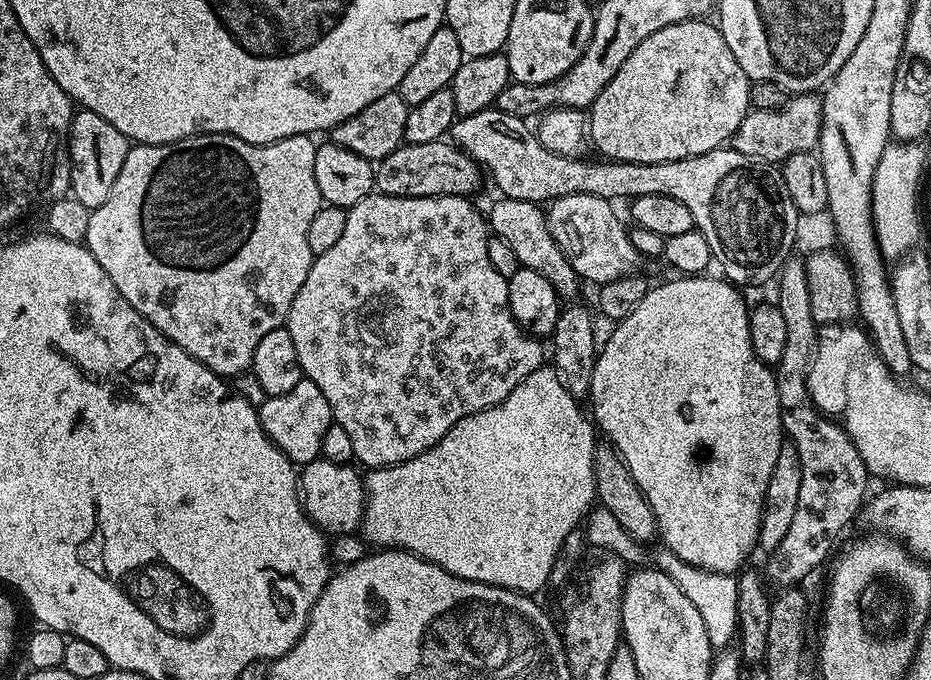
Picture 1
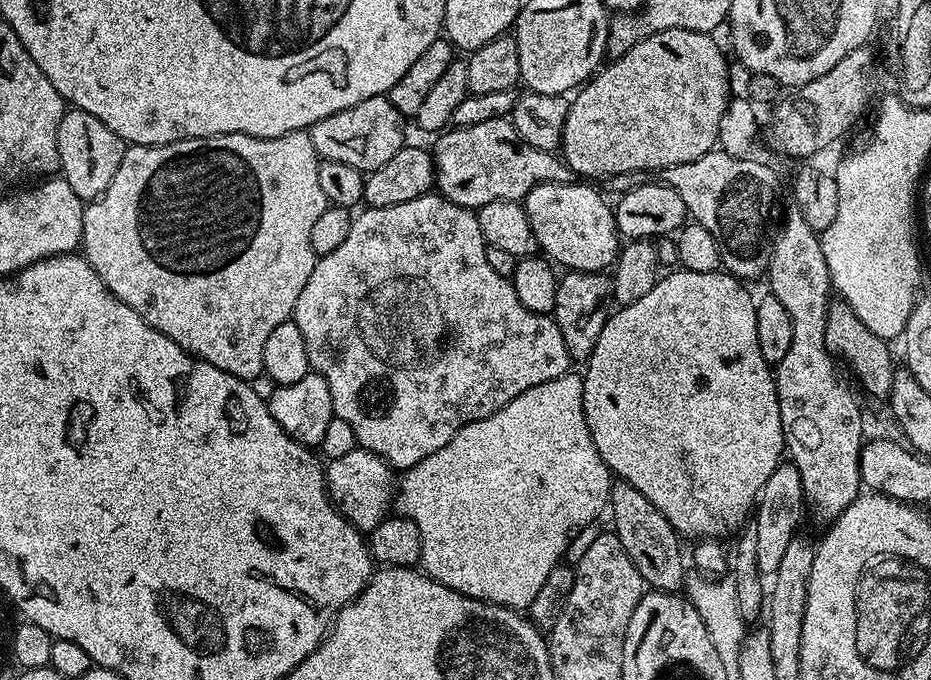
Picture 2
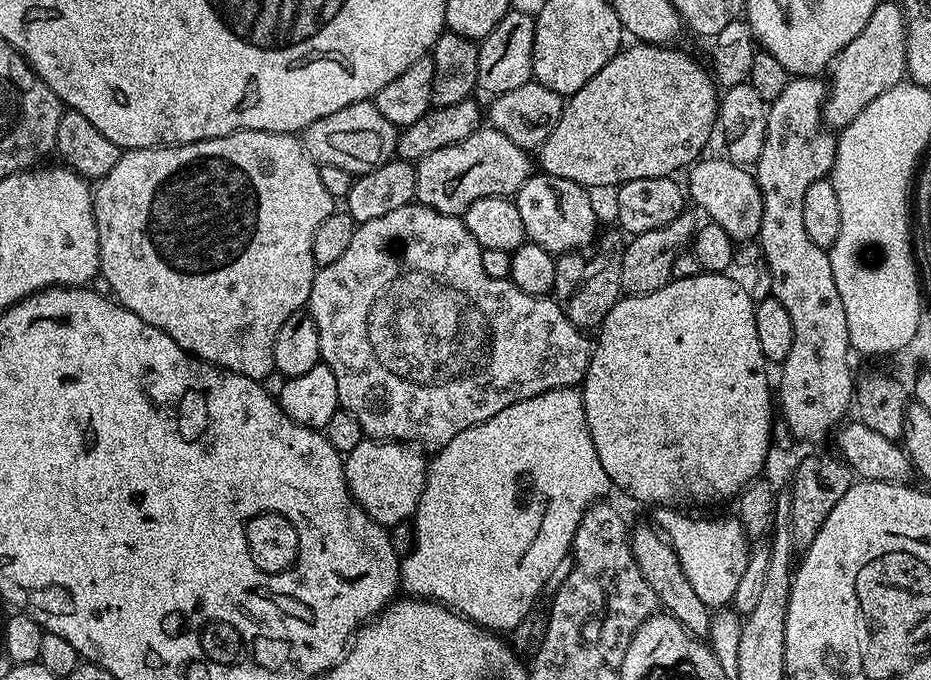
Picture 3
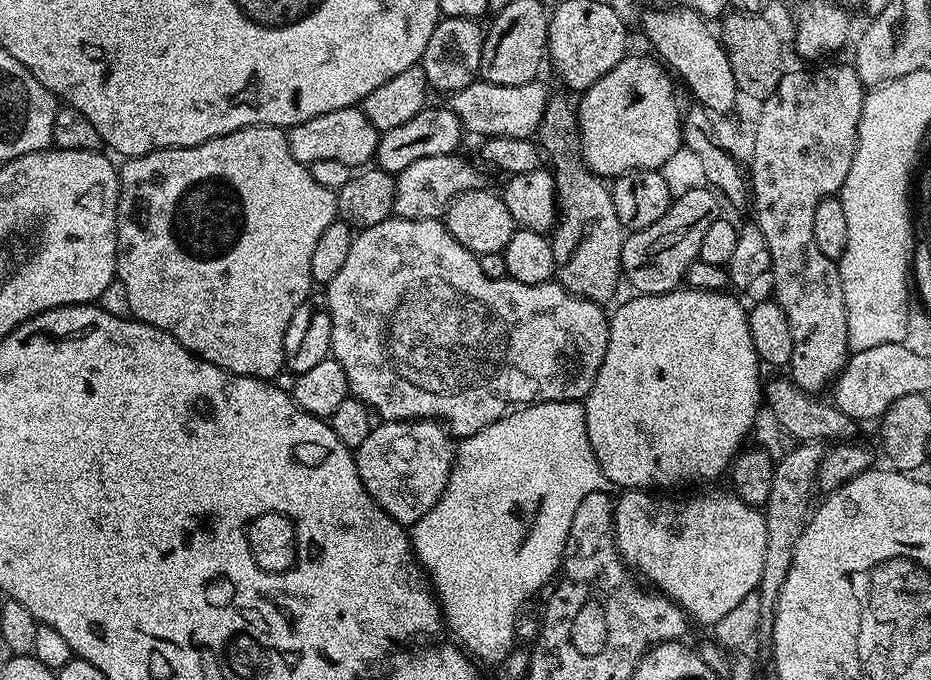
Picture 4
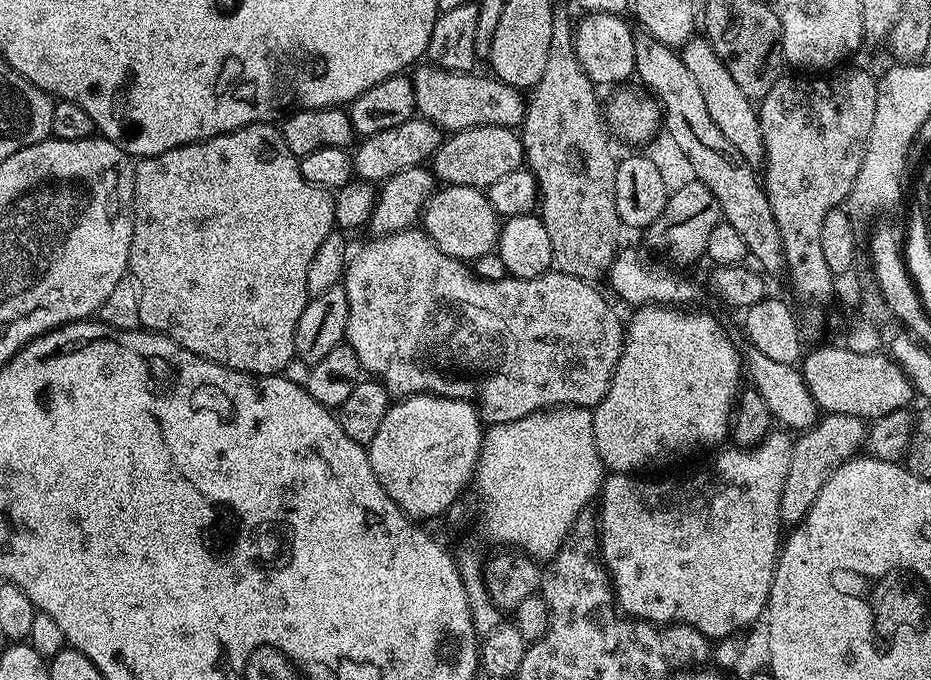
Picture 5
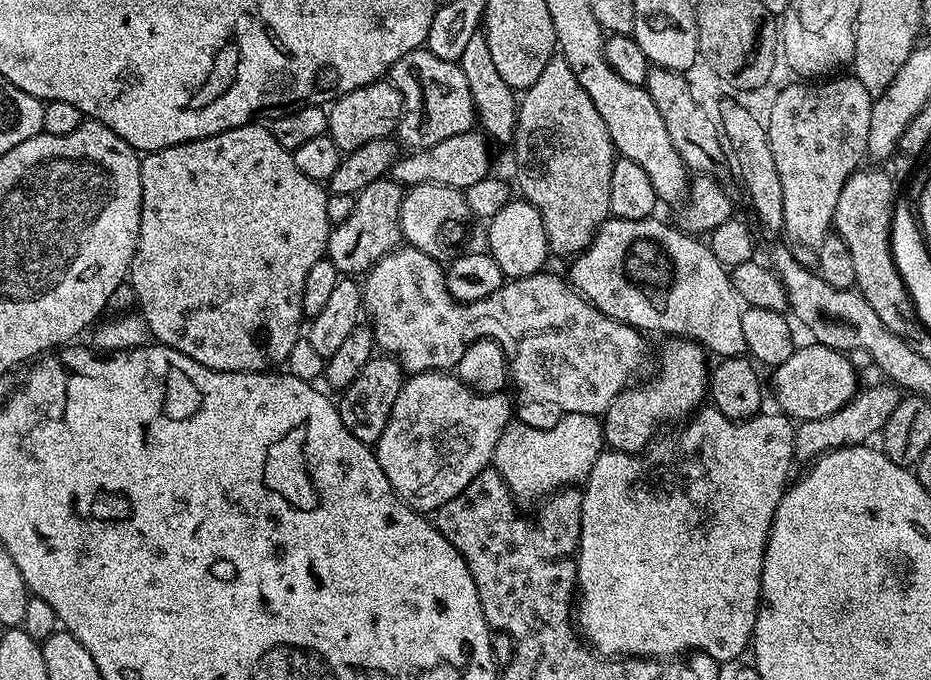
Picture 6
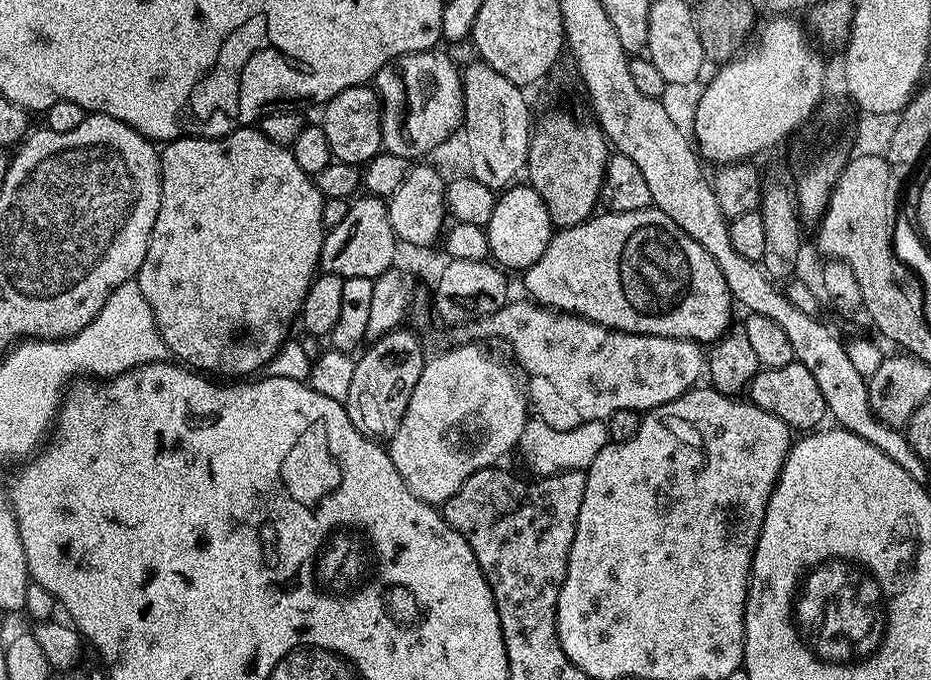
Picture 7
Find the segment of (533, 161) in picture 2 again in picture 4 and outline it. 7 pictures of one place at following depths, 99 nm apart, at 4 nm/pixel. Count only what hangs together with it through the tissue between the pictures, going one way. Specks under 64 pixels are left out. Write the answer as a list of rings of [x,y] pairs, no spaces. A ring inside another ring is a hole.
[[[460,154],[422,158],[406,166],[406,170],[395,173],[396,197],[392,207],[395,215],[407,220],[438,220],[448,211],[448,203],[455,196],[469,192],[471,188],[481,187],[480,172]]]

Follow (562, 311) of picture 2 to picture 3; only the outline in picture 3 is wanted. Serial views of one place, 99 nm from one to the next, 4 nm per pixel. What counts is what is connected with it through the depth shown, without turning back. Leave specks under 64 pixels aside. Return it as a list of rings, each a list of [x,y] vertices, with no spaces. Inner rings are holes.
[[[619,231],[608,232],[599,237],[591,246],[556,256],[554,270],[554,299],[560,309],[582,330],[599,329],[606,314],[622,299],[622,258],[624,244]]]

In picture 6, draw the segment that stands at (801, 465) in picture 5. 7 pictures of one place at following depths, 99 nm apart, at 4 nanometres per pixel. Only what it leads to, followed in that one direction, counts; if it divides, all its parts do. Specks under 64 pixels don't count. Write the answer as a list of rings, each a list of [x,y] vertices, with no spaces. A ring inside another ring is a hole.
[[[880,382],[873,388],[861,387],[852,401],[834,414],[826,414],[826,418],[814,418],[802,420],[795,425],[796,430],[796,454],[795,459],[815,461],[825,456],[827,452],[833,452],[835,448],[853,448],[856,444],[867,445],[871,436],[879,437],[884,431],[886,420],[901,402],[902,392],[891,382]]]

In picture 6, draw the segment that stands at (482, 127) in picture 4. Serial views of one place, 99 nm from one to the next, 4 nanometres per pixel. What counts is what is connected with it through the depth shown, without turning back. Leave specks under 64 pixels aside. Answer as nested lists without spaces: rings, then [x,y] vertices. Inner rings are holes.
[[[427,47],[415,48],[394,62],[390,80],[402,94],[404,103],[398,140],[403,147],[405,144],[405,149],[429,148],[445,138],[454,138],[454,134],[473,131],[477,123],[476,107],[470,96],[470,86],[466,86],[466,74],[462,74],[457,61],[438,58]]]

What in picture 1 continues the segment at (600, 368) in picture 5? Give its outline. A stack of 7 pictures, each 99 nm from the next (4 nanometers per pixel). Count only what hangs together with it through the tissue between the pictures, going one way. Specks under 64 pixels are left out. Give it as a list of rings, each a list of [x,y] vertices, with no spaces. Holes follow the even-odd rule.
[[[373,194],[362,198],[362,202],[358,202],[354,207],[348,209],[346,227],[339,242],[337,242],[331,250],[326,250],[326,254],[322,254],[313,259],[312,265],[310,266],[310,274],[306,274],[306,282],[302,282],[302,290],[298,290],[298,294],[294,294],[294,302],[288,311],[286,327],[290,338],[294,342],[294,351],[298,353],[298,362],[300,363],[300,371],[303,379],[314,382],[314,386],[318,386],[318,390],[322,390],[323,396],[326,397],[326,402],[330,402],[333,421],[338,426],[342,426],[342,430],[346,430],[346,434],[350,434],[350,443],[354,445],[355,463],[357,465],[365,464],[365,469],[389,468],[395,464],[406,462],[426,450],[430,450],[430,446],[437,444],[462,418],[466,418],[470,414],[481,412],[490,406],[494,406],[498,402],[502,402],[508,397],[510,390],[514,390],[514,386],[518,386],[518,382],[530,378],[530,374],[534,374],[534,370],[545,367],[545,345],[543,348],[543,346],[540,345],[543,343],[541,343],[537,337],[531,336],[529,332],[525,332],[524,329],[520,327],[520,324],[514,318],[514,314],[510,310],[507,279],[502,274],[498,274],[498,270],[494,270],[494,266],[490,266],[490,258],[488,257],[488,237],[490,235],[490,229],[485,213],[483,211],[479,212],[479,210],[471,204],[472,202],[473,201],[466,196],[381,196],[379,194]]]

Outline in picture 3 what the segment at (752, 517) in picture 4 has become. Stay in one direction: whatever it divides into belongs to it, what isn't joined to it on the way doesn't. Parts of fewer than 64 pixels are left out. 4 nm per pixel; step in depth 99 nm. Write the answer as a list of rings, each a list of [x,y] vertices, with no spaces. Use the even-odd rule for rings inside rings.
[[[660,506],[655,509],[655,527],[668,537],[678,562],[686,574],[686,582],[694,586],[694,594],[706,602],[709,609],[720,610],[731,605],[735,598],[735,590],[750,555],[750,541],[744,534],[739,519],[707,520],[704,516],[687,516],[687,511],[677,510],[672,506]]]

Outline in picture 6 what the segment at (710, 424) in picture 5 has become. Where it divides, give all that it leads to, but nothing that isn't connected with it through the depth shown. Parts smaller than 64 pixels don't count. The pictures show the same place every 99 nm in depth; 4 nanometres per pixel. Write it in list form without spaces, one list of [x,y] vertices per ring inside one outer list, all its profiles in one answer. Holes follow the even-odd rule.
[[[668,338],[663,342],[656,377],[637,388],[625,388],[602,413],[604,443],[613,452],[643,453],[661,429],[673,422],[687,421],[705,403],[710,388],[710,364],[704,361],[705,349],[696,341],[683,338]]]

